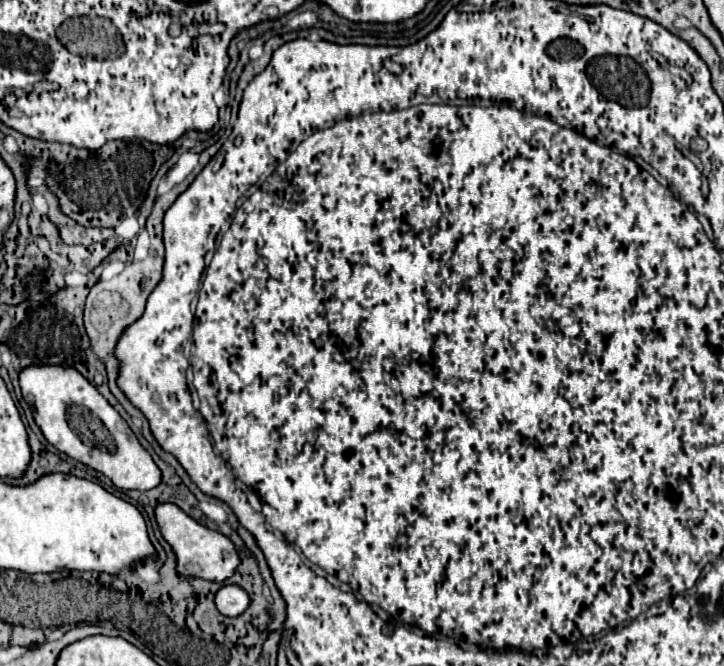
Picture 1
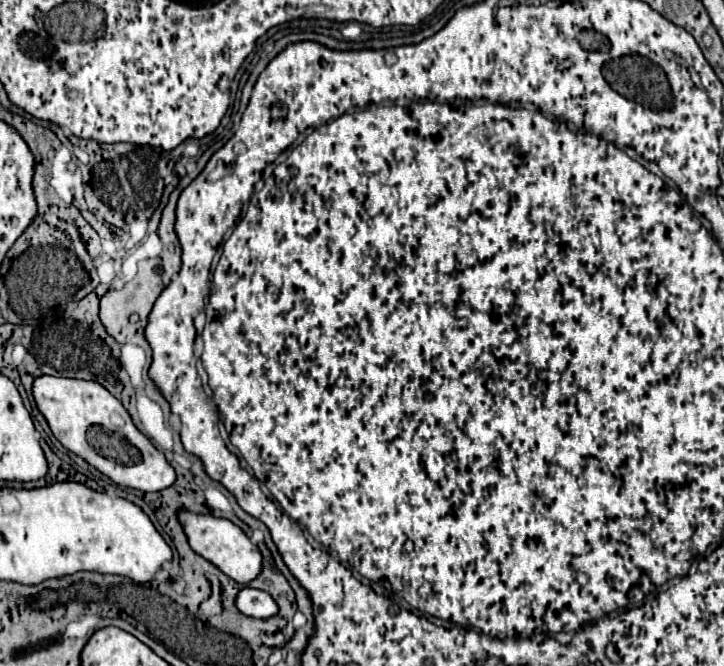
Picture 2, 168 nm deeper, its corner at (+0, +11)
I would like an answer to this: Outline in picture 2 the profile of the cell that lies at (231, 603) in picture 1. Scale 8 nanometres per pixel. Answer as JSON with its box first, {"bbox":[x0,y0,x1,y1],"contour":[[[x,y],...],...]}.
{"bbox":[236,587,280,619],"contour":[[[244,587],[238,597],[236,597],[236,607],[254,619],[270,619],[274,615],[278,615],[280,607],[278,603],[272,599],[270,593],[260,591],[260,589],[252,589],[252,587]]]}

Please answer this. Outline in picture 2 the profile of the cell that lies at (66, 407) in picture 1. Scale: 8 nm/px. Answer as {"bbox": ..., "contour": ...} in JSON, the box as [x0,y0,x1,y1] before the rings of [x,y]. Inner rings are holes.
{"bbox":[34,377,176,493],"contour":[[[38,377],[34,381],[34,399],[38,409],[46,417],[54,437],[72,453],[88,461],[100,473],[110,477],[122,487],[132,487],[146,493],[156,493],[168,489],[176,481],[176,471],[166,461],[152,441],[136,429],[124,405],[112,397],[96,381],[64,379],[64,377]],[[98,427],[106,441],[92,441],[90,431]],[[132,447],[132,449],[130,449]]]}

